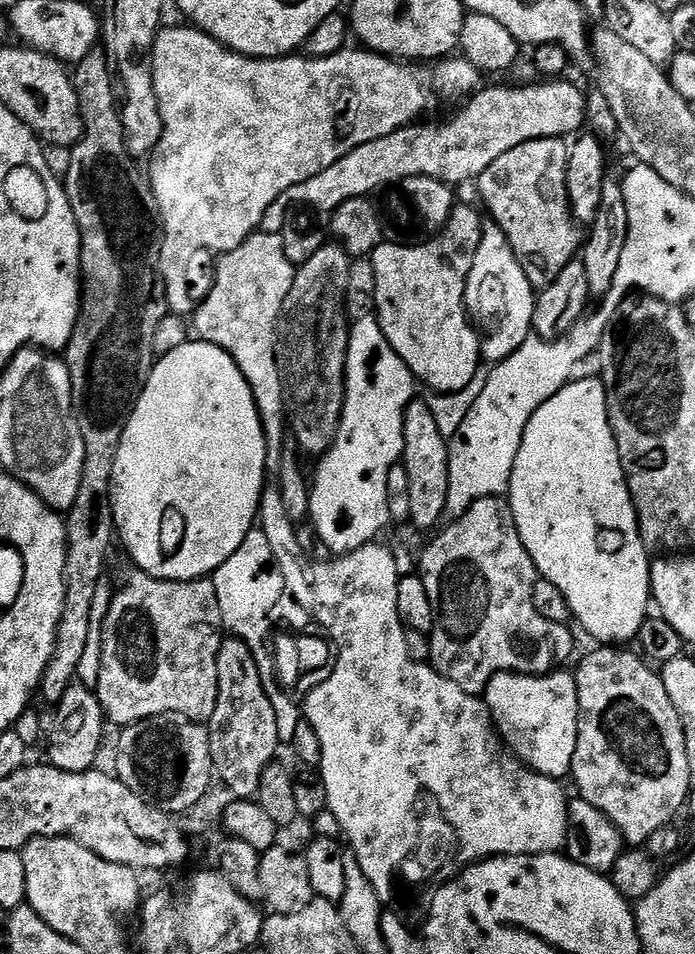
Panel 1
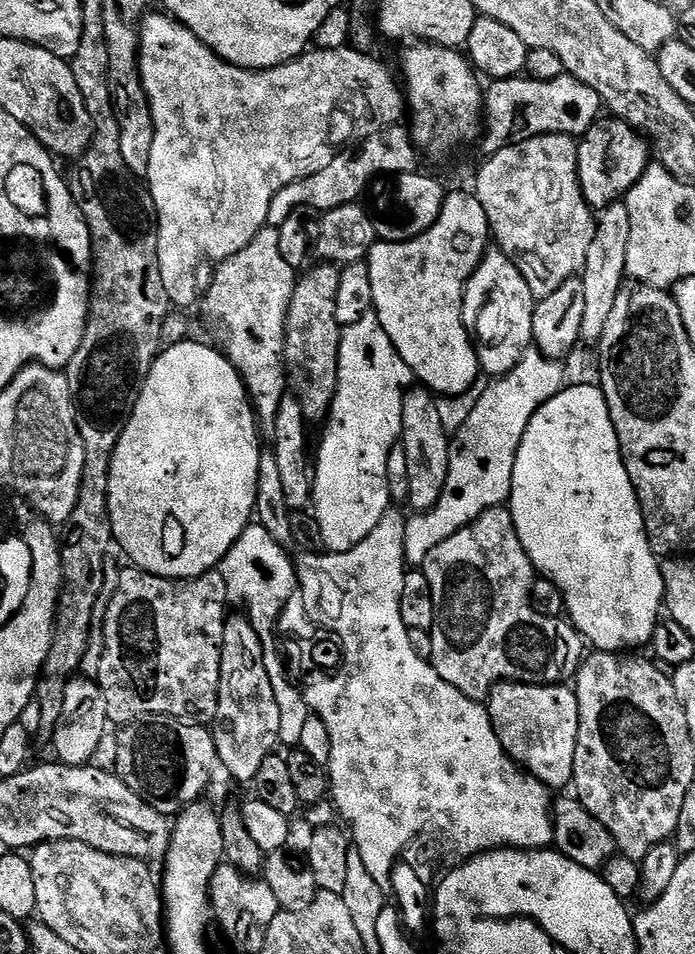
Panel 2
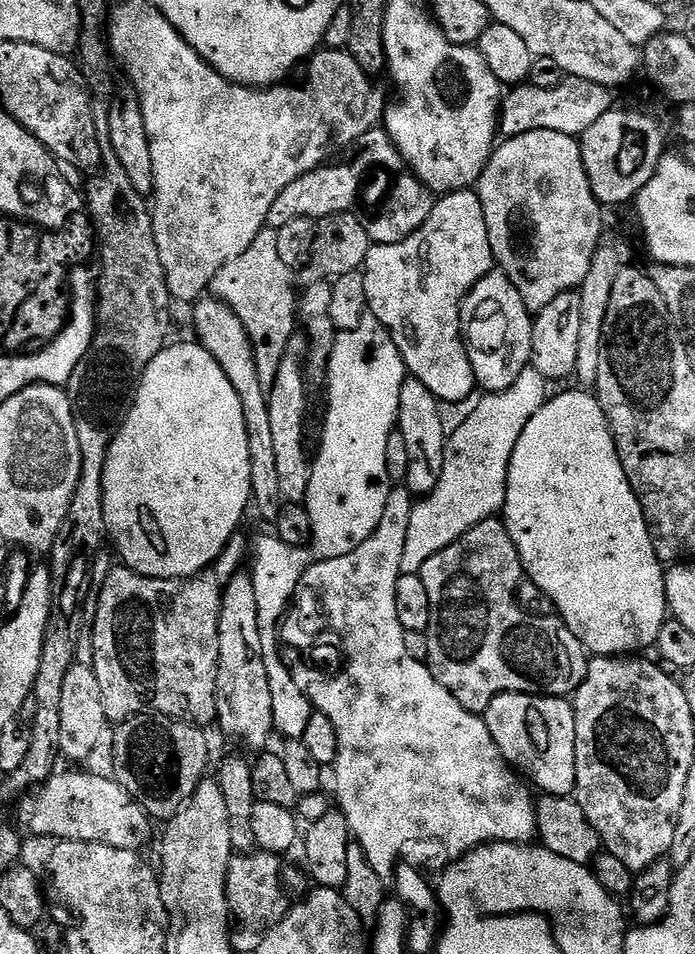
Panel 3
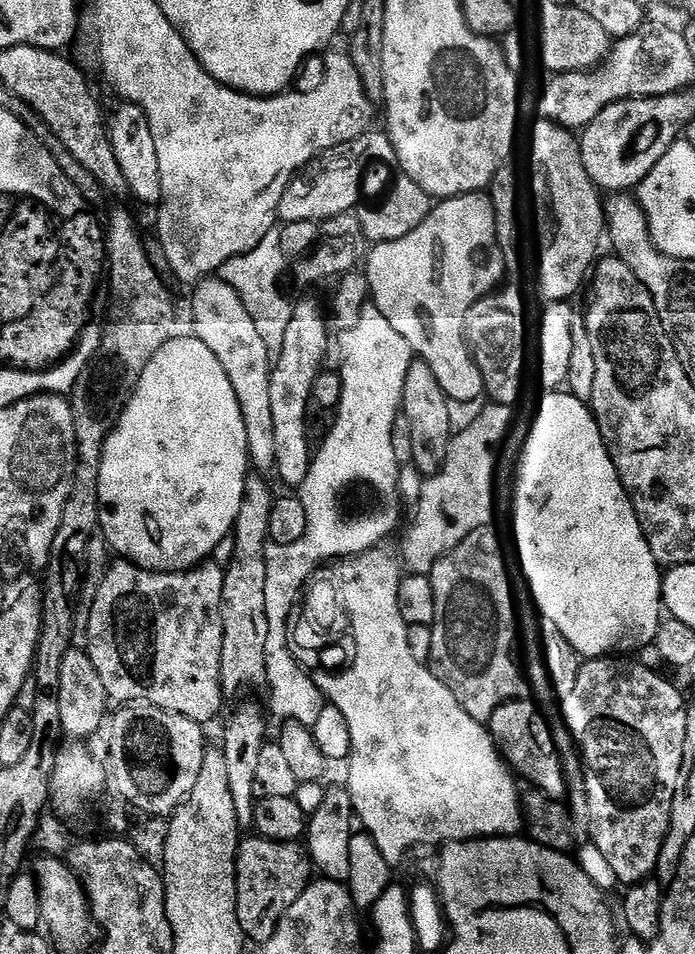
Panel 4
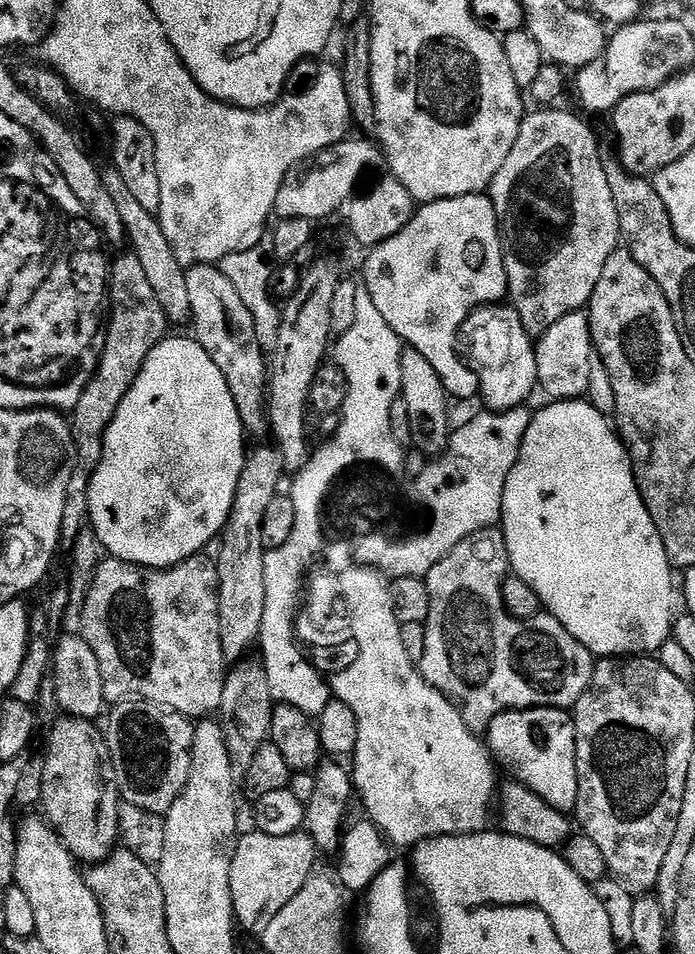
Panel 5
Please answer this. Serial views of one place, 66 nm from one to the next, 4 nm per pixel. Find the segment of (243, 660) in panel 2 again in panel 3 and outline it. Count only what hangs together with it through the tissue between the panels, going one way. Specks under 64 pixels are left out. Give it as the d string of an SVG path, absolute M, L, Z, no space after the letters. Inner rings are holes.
M247 571L227 581L220 607L220 653L218 654L218 682L216 683L216 719L232 740L245 740L255 750L269 747L268 739L274 736L274 698L270 698L270 678L266 678L266 662L262 654L262 634L258 630L258 602L254 598L254 582Z

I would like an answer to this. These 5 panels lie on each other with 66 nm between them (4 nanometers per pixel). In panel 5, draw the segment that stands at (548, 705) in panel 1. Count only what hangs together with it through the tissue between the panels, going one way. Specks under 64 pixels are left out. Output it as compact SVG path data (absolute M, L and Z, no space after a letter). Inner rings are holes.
M522 708L511 712L503 712L498 714L498 718L494 718L494 722L490 722L486 733L486 747L492 754L493 761L501 769L508 771L507 775L511 779L516 780L519 784L524 784L530 790L534 790L534 794L538 794L538 798L545 800L550 806L554 806L554 810L559 812L575 813L576 803L578 802L578 766L576 765L576 722L571 711L563 708Z

